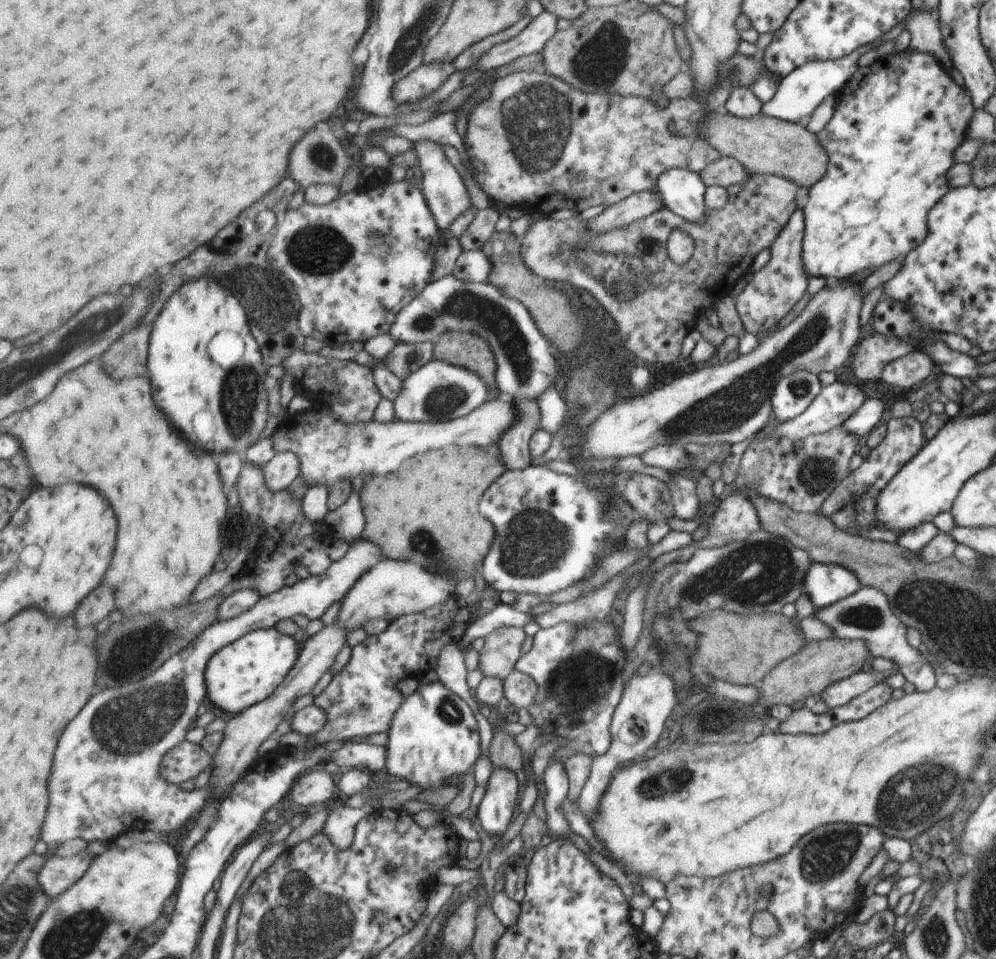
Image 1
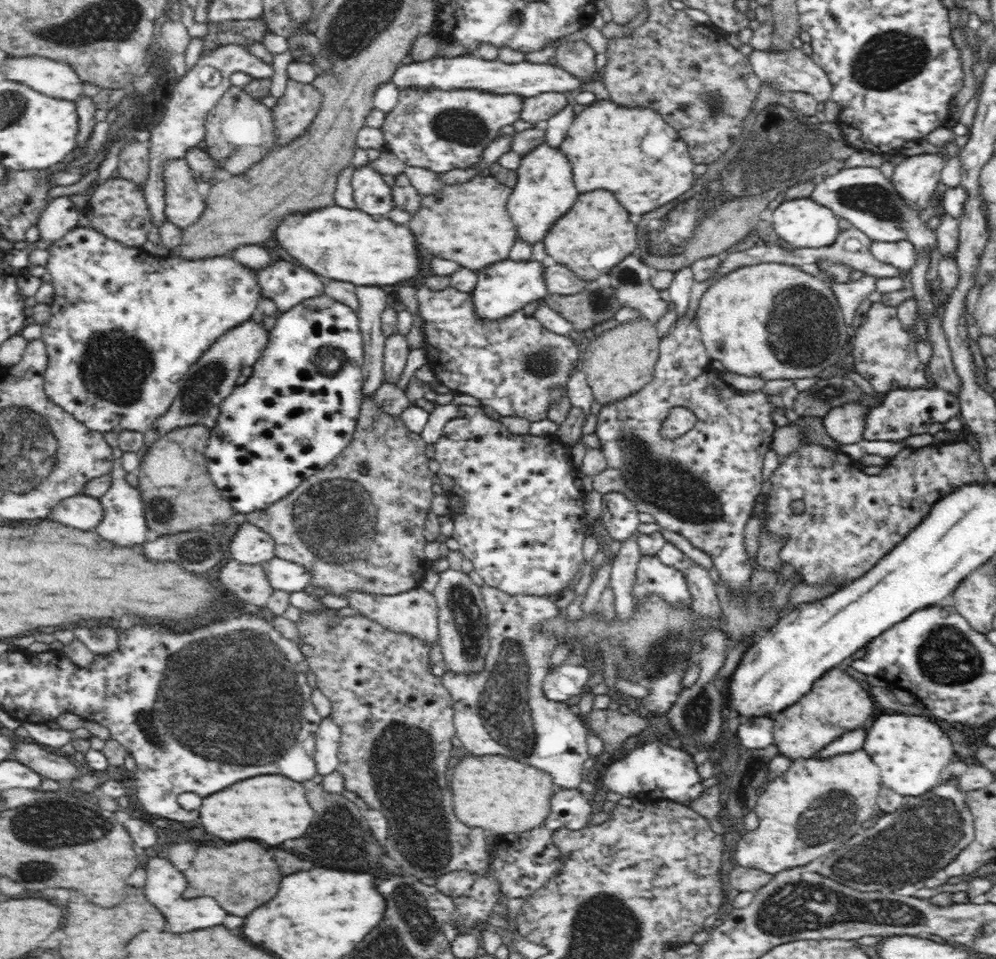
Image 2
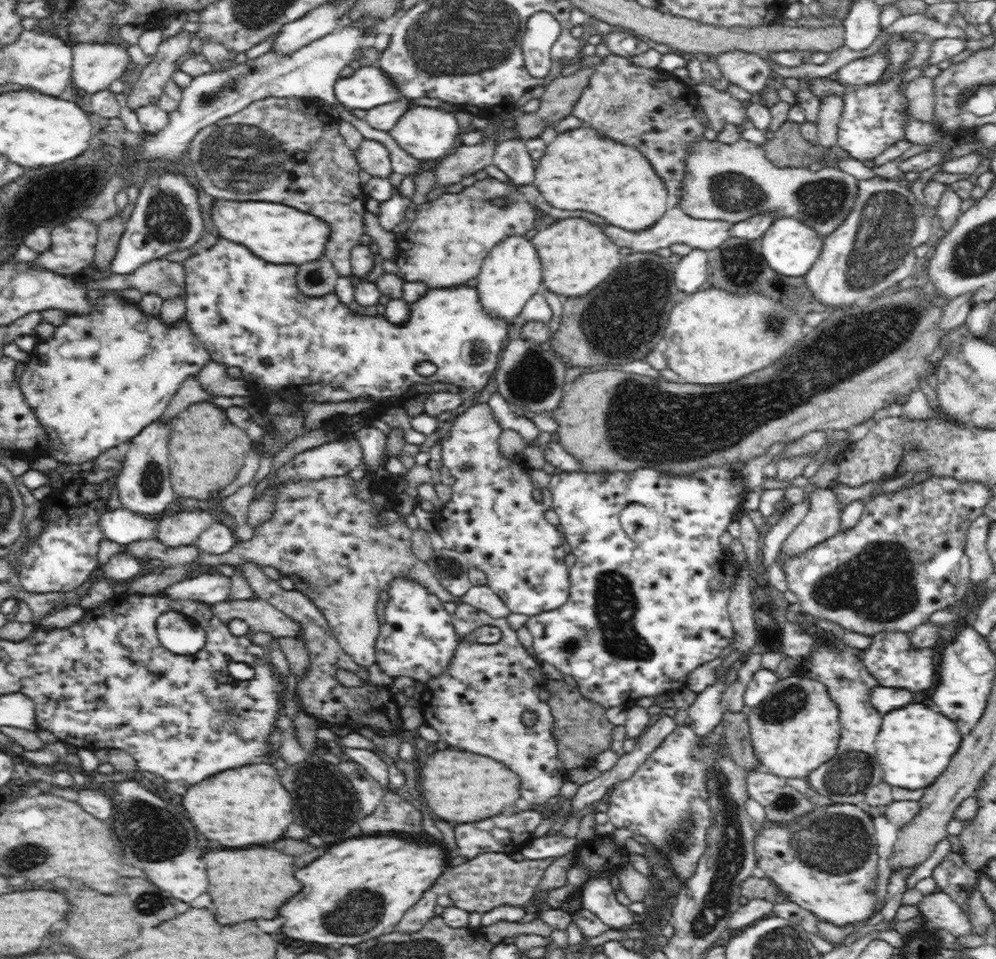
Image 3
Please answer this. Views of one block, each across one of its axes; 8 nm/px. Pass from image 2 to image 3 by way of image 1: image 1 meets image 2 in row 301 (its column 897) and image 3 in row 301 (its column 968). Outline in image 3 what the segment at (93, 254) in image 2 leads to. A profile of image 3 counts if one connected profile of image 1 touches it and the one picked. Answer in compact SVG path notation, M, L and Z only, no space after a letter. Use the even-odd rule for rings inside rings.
M103 295L98 297L94 303L94 308L90 313L79 313L67 316L63 324L55 328L54 334L48 339L38 341L36 348L29 352L29 359L20 374L19 387L25 396L25 401L33 408L37 419L40 420L42 428L45 428L46 436L51 440L49 446L53 450L53 458L56 461L70 466L79 466L85 462L95 461L103 452L110 448L115 448L121 444L128 444L146 424L152 424L162 416L162 412L172 400L172 396L180 388L180 385L190 375L196 376L206 363L211 361L208 349L198 340L187 321L178 320L176 324L165 324L159 315L150 316L143 313L138 304L126 301L124 297Z

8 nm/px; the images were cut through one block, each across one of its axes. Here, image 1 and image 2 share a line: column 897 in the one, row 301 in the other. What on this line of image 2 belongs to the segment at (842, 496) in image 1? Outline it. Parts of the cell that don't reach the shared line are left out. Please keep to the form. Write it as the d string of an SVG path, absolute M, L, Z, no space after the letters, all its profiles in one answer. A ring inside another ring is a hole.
M422 284L416 298L423 320L427 362L438 382L449 390L474 396L496 417L518 416L531 422L547 418L548 406L560 402L567 394L568 378L581 366L580 352L570 338L547 329L536 316L527 316L518 309L510 316L486 320L478 314L473 296L452 286L444 291L434 291Z

